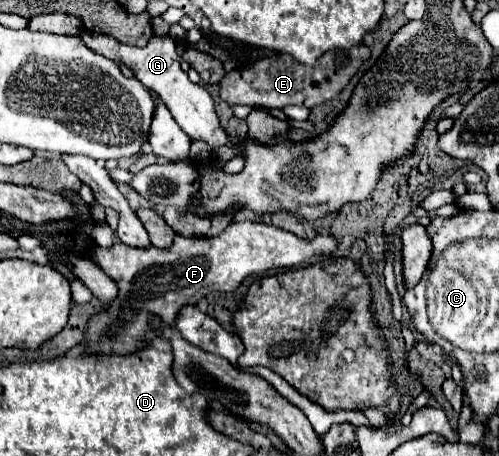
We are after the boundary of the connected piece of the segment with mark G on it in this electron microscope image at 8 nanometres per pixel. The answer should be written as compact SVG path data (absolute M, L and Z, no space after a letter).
M83 31L81 33L81 41L95 53L107 57L109 61L113 61L115 65L125 65L127 69L133 71L133 75L151 91L155 91L165 105L169 107L171 115L173 109L175 111L175 121L183 129L192 140L211 141L211 147L221 147L229 141L227 133L223 131L217 115L215 115L215 107L213 107L213 99L211 95L189 81L187 73L181 71L179 67L179 53L177 53L177 45L171 37L153 37L145 47L129 47L117 39L113 39L111 35L105 33L95 33L95 31Z

